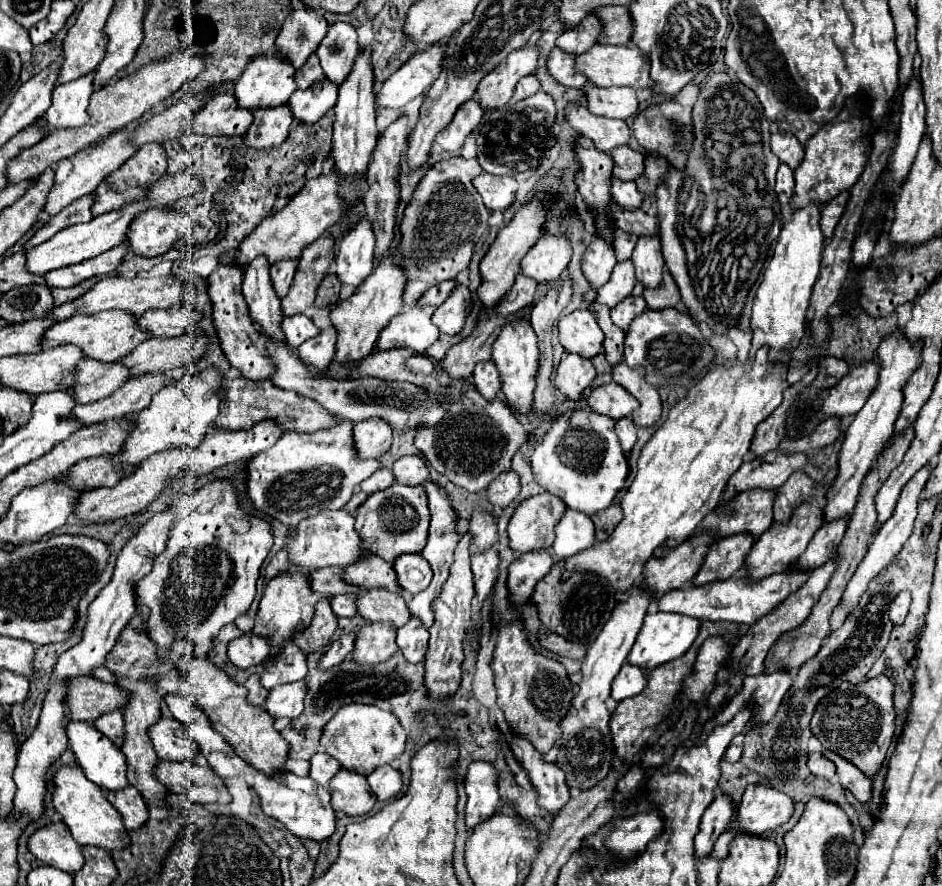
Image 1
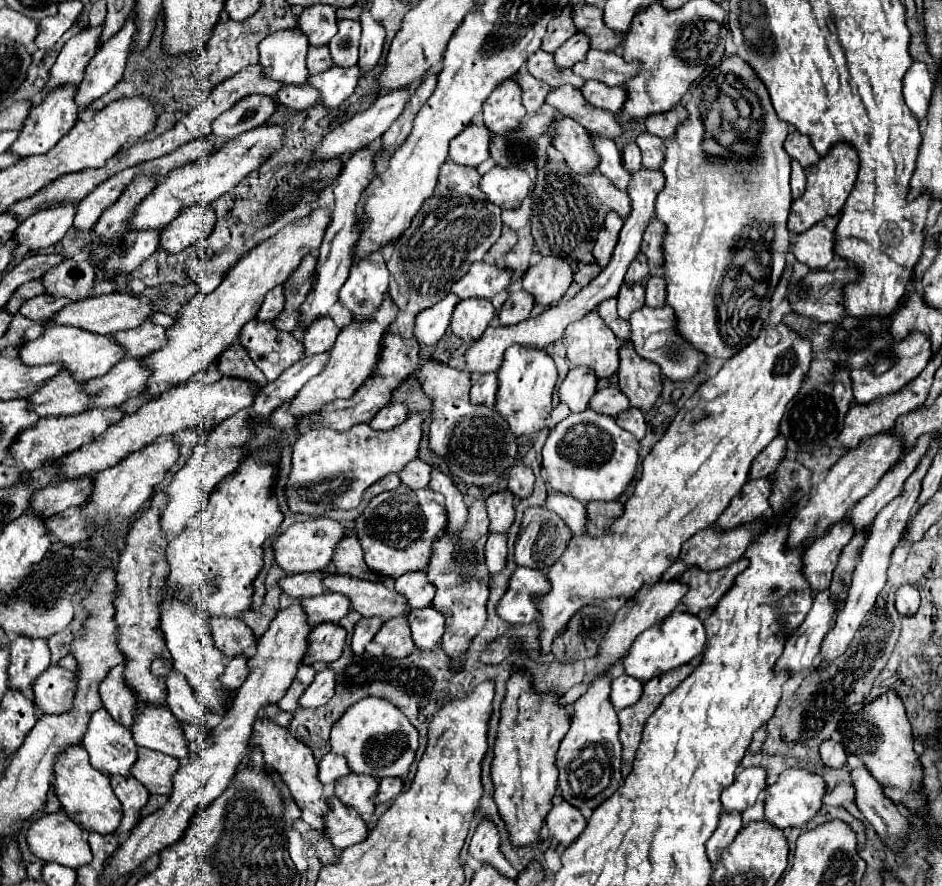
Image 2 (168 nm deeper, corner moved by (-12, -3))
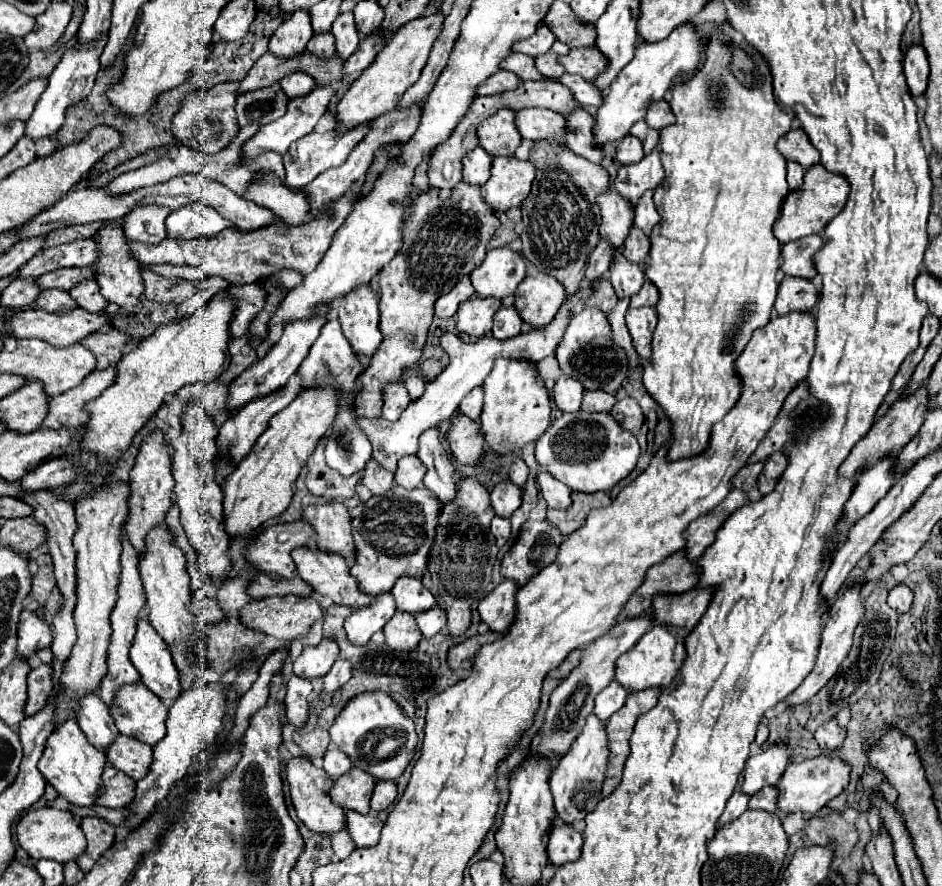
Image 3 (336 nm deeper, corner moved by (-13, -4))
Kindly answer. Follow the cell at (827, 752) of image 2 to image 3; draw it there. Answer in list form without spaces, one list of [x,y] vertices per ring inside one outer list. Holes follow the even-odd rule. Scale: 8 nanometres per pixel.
[[[836,718],[828,720],[826,724],[822,724],[816,732],[814,732],[814,738],[818,740],[820,744],[820,750],[824,752],[834,752],[838,746],[842,746],[844,738],[846,738],[846,730],[838,726]]]

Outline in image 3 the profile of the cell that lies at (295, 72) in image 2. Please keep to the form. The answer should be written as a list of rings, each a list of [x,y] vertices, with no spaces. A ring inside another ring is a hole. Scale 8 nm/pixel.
[[[296,10],[288,20],[284,20],[270,38],[270,52],[278,58],[294,58],[302,54],[306,42],[312,38],[310,14],[308,10]]]

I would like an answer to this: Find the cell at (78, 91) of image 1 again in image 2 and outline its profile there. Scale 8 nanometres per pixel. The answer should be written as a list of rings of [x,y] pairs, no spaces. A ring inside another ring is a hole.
[[[131,15],[131,19],[121,29],[121,33],[117,33],[113,41],[107,41],[89,61],[85,69],[85,79],[75,93],[75,103],[79,111],[85,111],[95,99],[99,99],[109,89],[113,89],[115,83],[121,79],[133,33],[135,33],[135,25]]]

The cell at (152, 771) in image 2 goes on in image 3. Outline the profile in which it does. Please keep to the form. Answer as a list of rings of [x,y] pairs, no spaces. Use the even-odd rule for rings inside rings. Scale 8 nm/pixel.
[[[118,734],[114,742],[108,746],[106,758],[116,770],[128,774],[132,780],[140,780],[146,776],[146,770],[150,768],[152,748],[144,742]]]

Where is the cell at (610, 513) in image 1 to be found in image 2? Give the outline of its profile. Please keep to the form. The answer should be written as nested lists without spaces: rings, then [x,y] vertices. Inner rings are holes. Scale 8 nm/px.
[[[595,501],[593,505],[587,505],[589,513],[589,535],[601,537],[601,533],[607,533],[607,529],[613,525],[615,519],[623,515],[623,505],[619,501]]]

